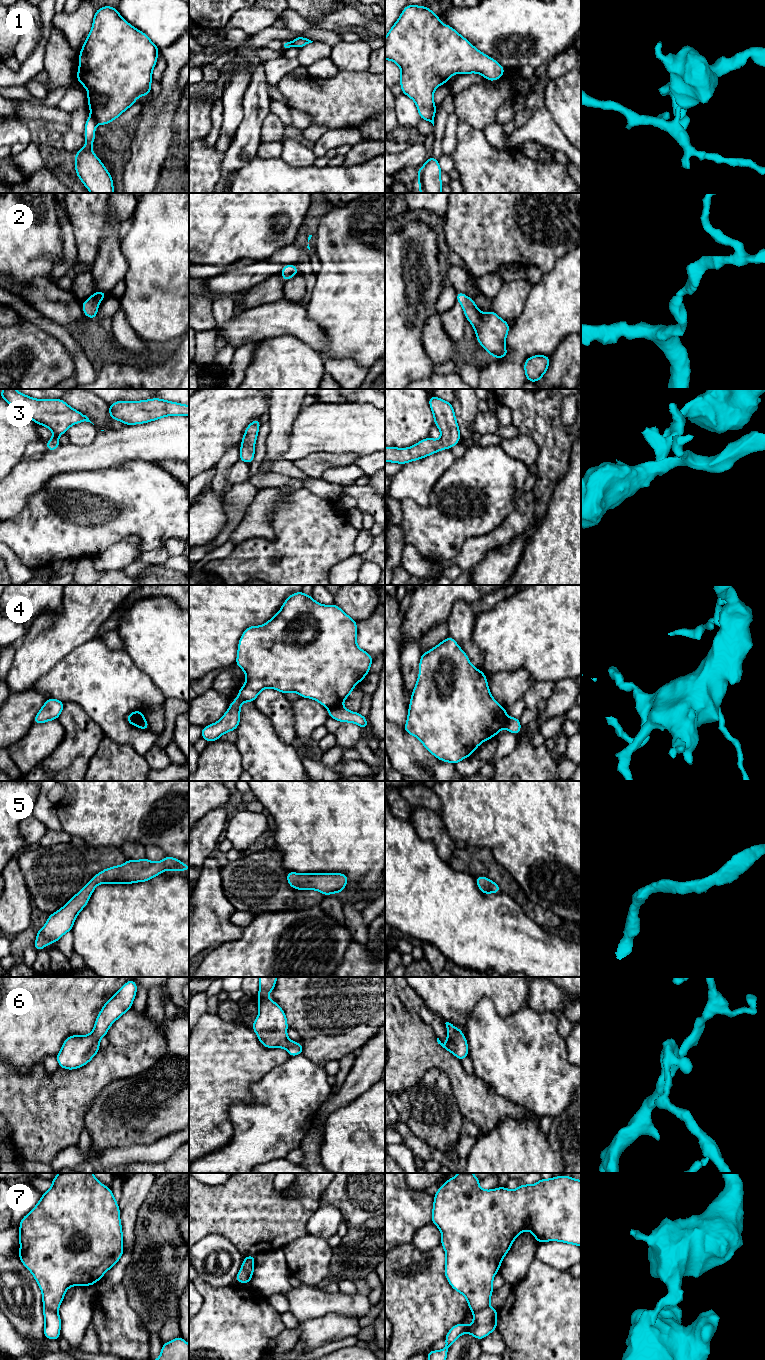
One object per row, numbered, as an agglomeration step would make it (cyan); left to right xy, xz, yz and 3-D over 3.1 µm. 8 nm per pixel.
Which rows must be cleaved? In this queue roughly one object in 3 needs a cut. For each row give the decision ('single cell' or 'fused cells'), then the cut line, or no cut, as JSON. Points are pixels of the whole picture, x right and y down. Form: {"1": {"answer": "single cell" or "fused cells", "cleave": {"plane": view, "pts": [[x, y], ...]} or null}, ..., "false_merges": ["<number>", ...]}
{"1": {"answer": "fused cells", "cleave": {"plane": "xy", "pts": [[90, 116], [97, 123]]}}, "2": {"answer": "single cell", "cleave": null}, "3": {"answer": "single cell", "cleave": null}, "4": {"answer": "fused cells", "cleave": {"plane": "xz", "pts": [[341, 703], [329, 709]]}}, "5": {"answer": "single cell", "cleave": null}, "6": {"answer": "single cell", "cleave": null}, "7": {"answer": "fused cells", "cleave": {"plane": "yz", "pts": [[488, 1305], [474, 1312]]}}, "false_merges": ["1", "4", "7"]}

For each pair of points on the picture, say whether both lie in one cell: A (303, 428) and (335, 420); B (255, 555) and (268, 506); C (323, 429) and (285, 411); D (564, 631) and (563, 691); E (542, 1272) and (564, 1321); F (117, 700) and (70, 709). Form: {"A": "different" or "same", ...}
{"A": "same", "B": "different", "C": "different", "D": "different", "E": "same", "F": "different"}

